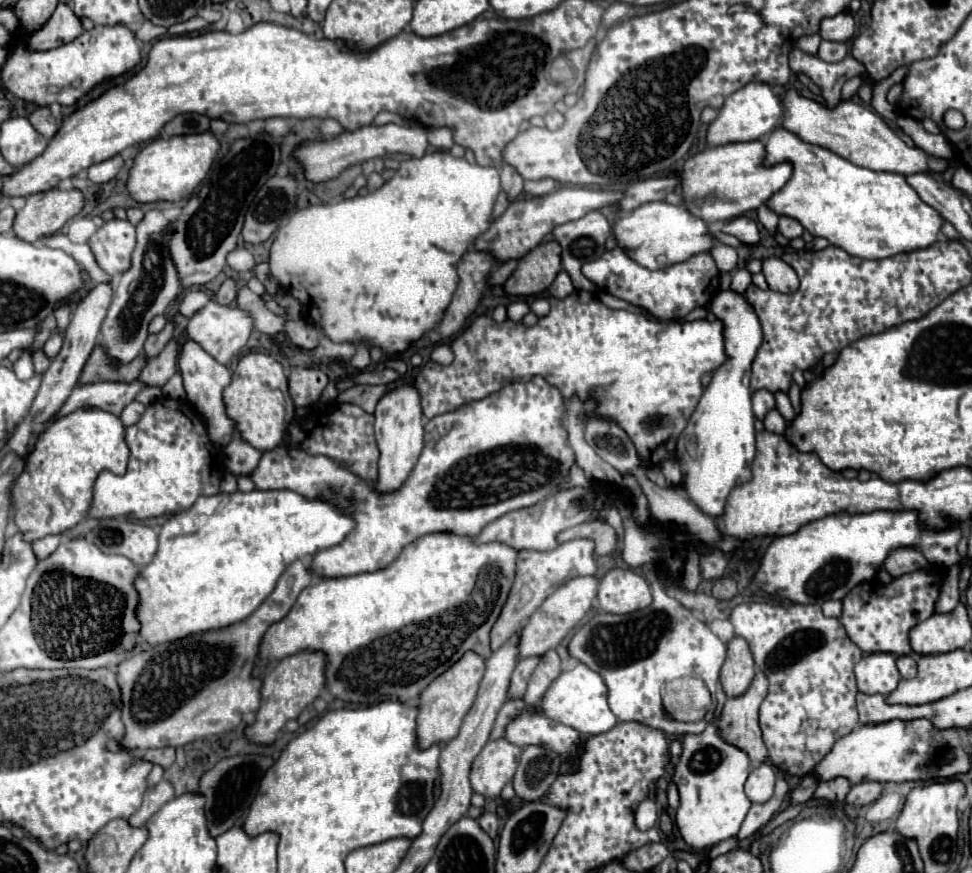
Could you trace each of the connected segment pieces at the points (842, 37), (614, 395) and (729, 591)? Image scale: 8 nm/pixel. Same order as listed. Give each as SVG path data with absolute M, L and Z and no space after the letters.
M839 13L831 19L823 19L821 31L819 31L821 39L841 41L841 43L851 39L853 33L855 33L855 21L853 21L851 13Z
M575 291L571 293L569 297L565 299L555 299L555 297L549 297L549 303L551 303L551 311L549 315L541 317L537 321L537 325L533 327L525 327L523 323L515 323L511 319L507 319L505 323L495 323L493 319L489 317L477 317L473 319L473 323L451 343L451 349L455 353L455 359L451 365L443 367L439 363L427 363L421 373L417 375L415 379L415 387L421 395L421 407L423 407L423 415L427 419L433 419L435 415L441 415L441 413L447 413L447 411L455 411L459 409L461 405L469 403L469 401L477 401L477 399L483 399L485 393L491 395L493 391L499 391L503 387L503 383L511 383L515 379L529 379L529 377L535 377L535 375L541 375L545 381L549 381L551 385L559 387L559 391L563 393L563 397L573 397L575 393L581 397L581 401L589 399L589 397L595 397L597 399L597 415L599 417L609 417L613 419L615 423L619 423L627 435L631 435L631 441L635 443L637 447L637 453L655 453L659 447L667 445L673 441L673 445L677 443L677 437L681 435L681 431L687 427L687 419L691 417L691 413L695 411L701 395L703 395L703 385L701 385L701 377L707 373L707 371L715 371L719 369L725 359L727 359L727 353L725 353L725 343L723 343L723 323L719 319L715 321L707 321L707 319L697 319L697 321L683 321L683 323L677 323L677 321L659 321L659 319L653 319L649 315L635 315L635 313L629 313L629 311L617 311L617 309L609 309L607 305L603 305L597 297L593 297L593 293L587 293L587 291Z
M723 577L723 579L717 579L713 583L713 597L717 597L717 599L733 599L735 595L737 595L735 579Z

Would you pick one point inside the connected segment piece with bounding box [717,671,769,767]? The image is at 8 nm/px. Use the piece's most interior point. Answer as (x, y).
(739, 723)

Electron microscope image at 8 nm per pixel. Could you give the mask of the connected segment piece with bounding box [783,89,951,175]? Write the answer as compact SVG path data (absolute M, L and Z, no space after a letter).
M795 89L783 95L785 115L783 127L797 133L803 141L827 147L841 155L843 159L867 167L871 171L889 171L899 175L915 175L915 173L945 173L951 165L949 159L927 155L919 147L909 147L891 127L889 123L875 113L871 107L855 103L855 101L841 101L835 109L827 109L817 101L801 97Z

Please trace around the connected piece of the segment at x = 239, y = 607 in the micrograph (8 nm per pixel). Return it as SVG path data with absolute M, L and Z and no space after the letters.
M253 489L249 493L235 491L199 497L191 509L165 521L159 533L159 551L155 559L141 569L141 575L135 581L139 591L137 617L141 621L141 637L151 645L159 645L243 621L275 589L275 583L287 565L291 565L295 559L305 559L339 545L353 527L353 515L335 507L331 501L307 499L305 495L289 489Z

